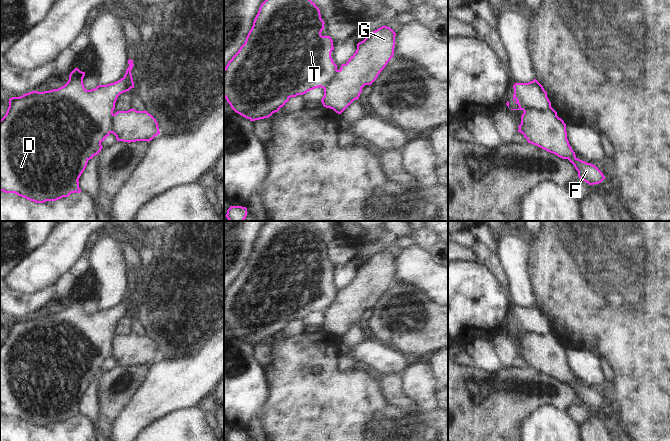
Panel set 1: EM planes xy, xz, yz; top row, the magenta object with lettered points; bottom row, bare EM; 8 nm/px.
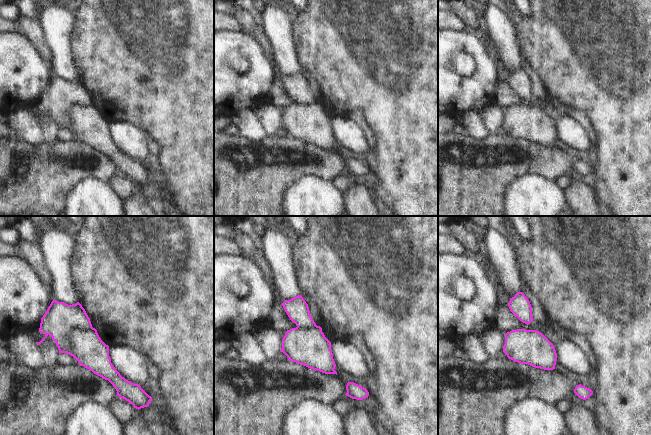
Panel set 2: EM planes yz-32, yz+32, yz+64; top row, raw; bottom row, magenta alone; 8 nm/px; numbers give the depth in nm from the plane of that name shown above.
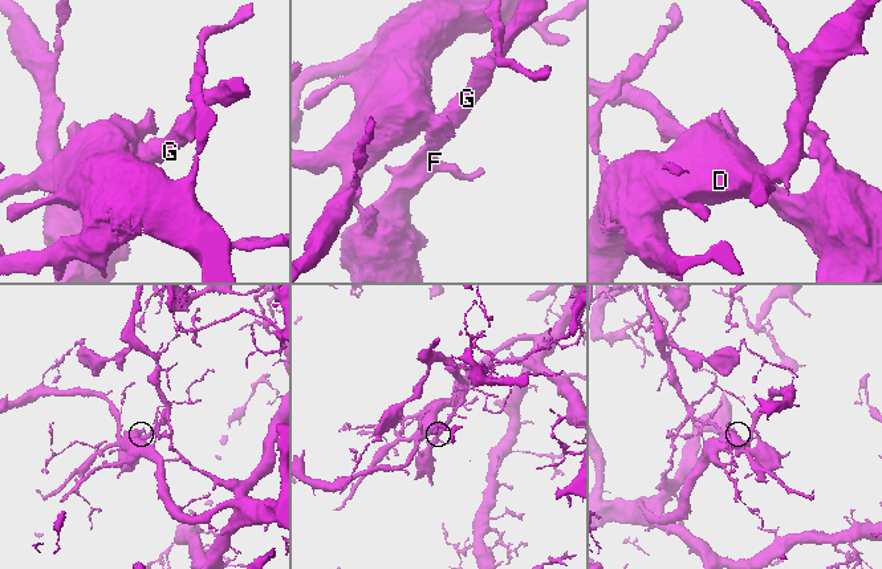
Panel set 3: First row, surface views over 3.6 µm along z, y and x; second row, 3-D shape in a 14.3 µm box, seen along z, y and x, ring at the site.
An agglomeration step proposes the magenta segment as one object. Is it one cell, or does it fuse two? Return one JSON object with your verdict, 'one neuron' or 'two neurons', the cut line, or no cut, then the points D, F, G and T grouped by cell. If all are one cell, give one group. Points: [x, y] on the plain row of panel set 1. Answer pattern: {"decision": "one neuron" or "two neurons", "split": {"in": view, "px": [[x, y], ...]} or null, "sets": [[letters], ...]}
{"decision": "two neurons", "split": {"in": "yz", "px": [[550, 330], [545, 334], [526, 334], [524, 336]]}, "sets": [["D", "T"], ["F", "G"]]}

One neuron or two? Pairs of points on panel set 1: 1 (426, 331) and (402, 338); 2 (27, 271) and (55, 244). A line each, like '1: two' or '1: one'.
1: one
2: one

